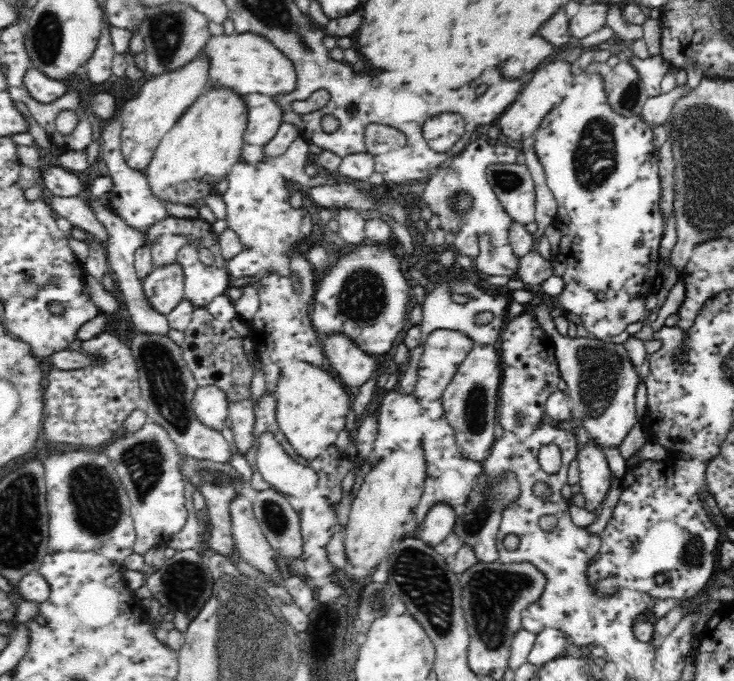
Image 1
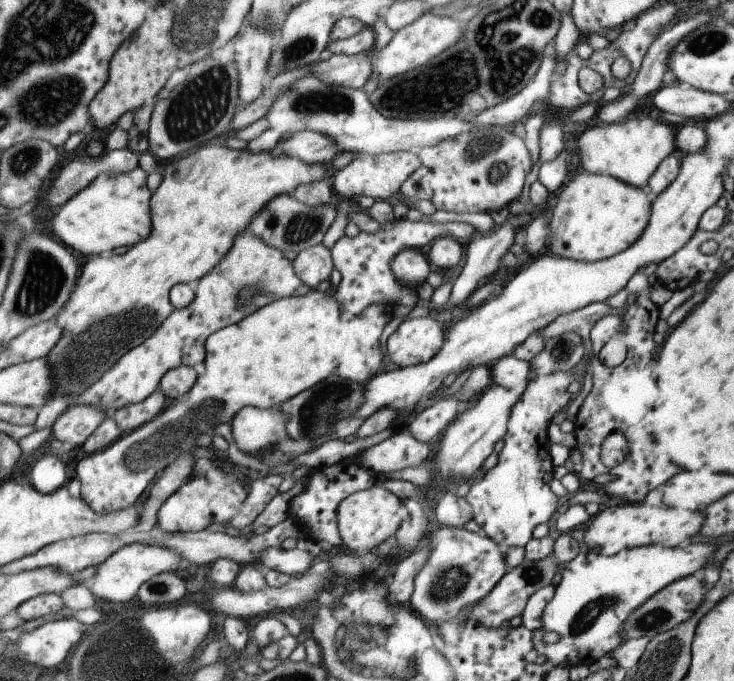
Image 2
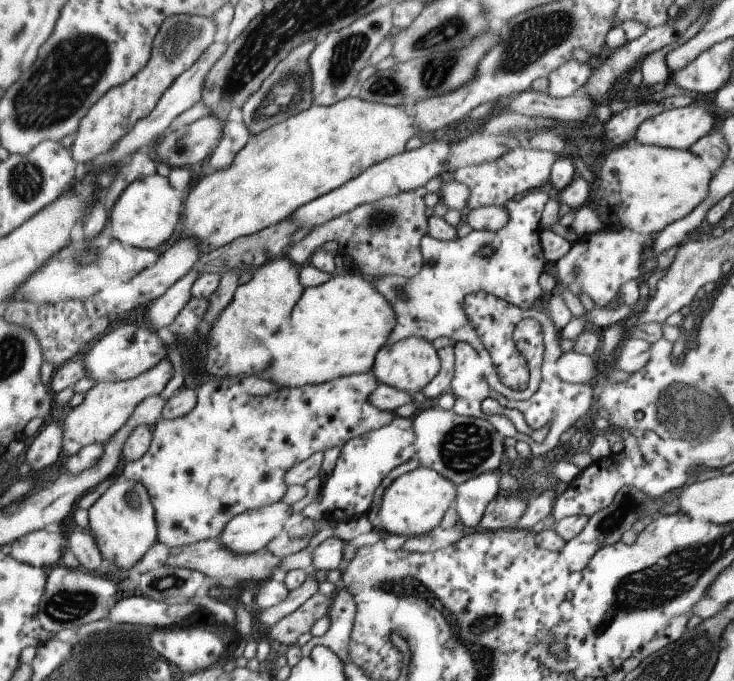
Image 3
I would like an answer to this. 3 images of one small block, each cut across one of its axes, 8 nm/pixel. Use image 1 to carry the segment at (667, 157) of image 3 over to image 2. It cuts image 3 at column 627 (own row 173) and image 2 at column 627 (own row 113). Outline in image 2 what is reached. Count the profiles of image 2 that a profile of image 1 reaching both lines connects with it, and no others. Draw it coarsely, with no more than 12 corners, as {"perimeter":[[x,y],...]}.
{"perimeter":[[584,172],[550,219],[558,257],[596,262],[632,246],[652,201]]}

